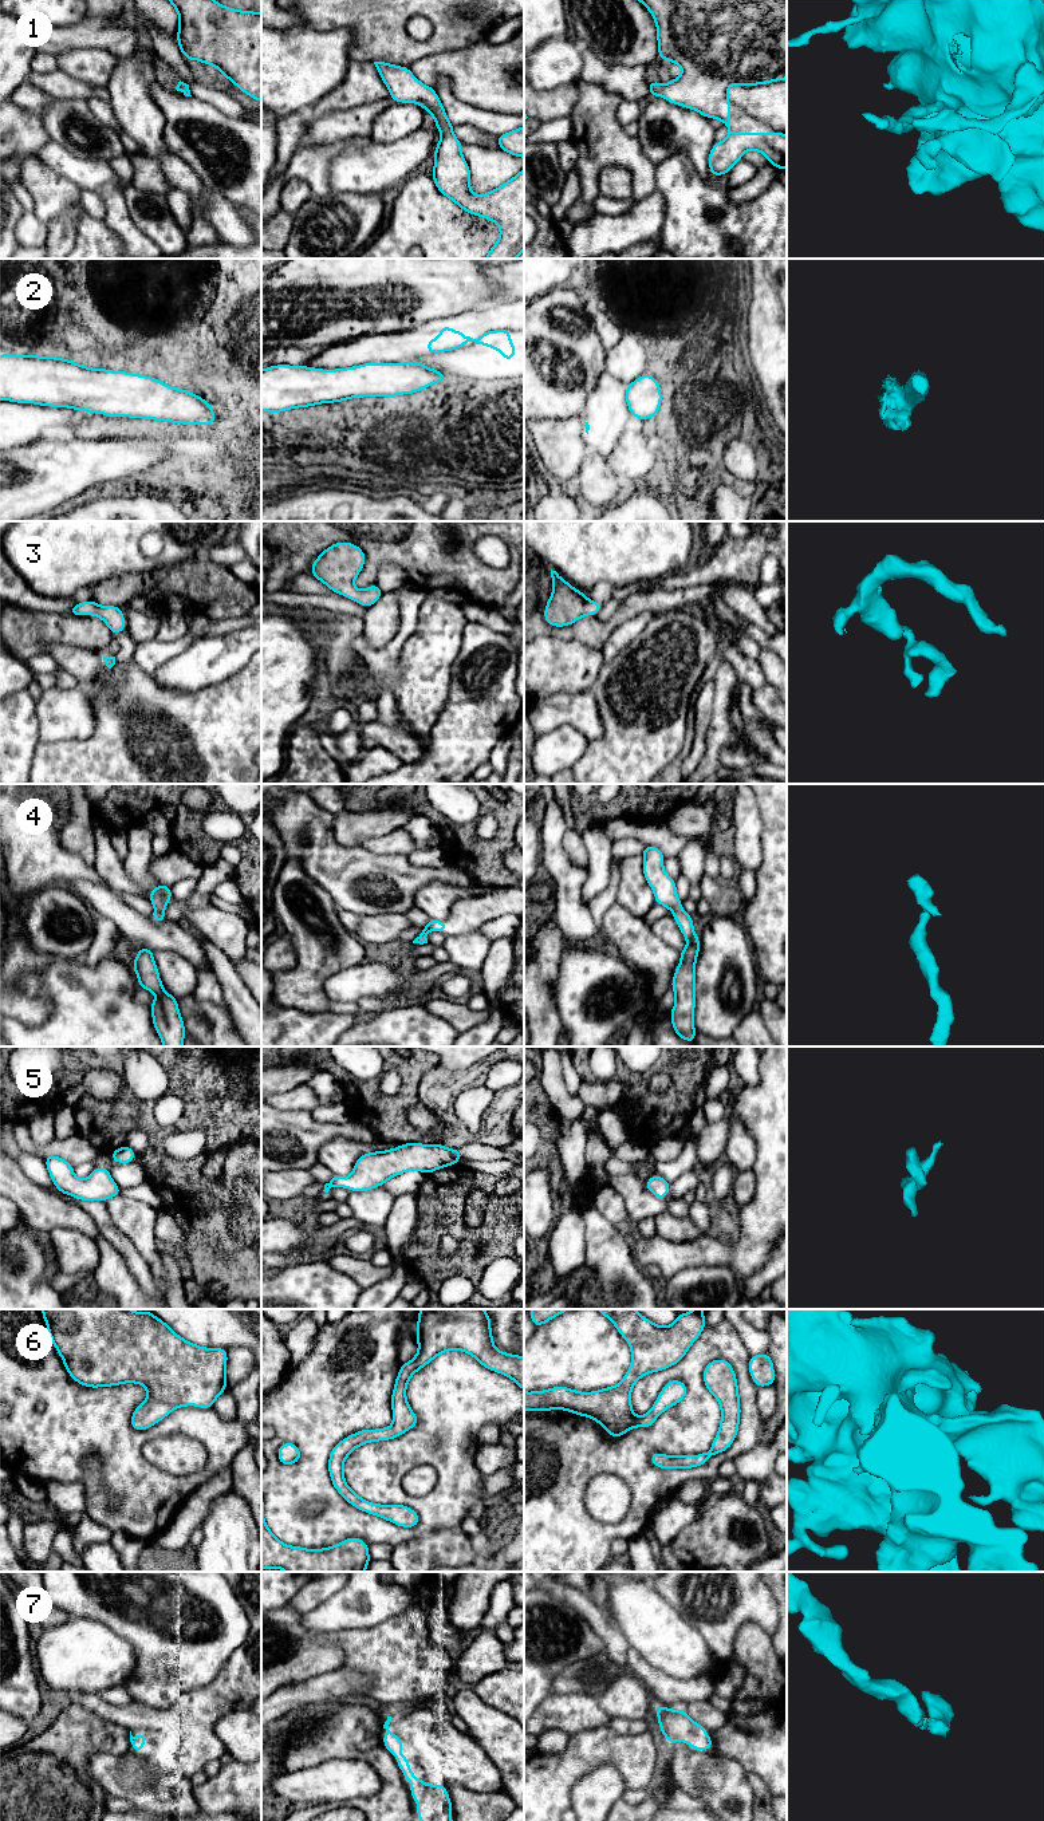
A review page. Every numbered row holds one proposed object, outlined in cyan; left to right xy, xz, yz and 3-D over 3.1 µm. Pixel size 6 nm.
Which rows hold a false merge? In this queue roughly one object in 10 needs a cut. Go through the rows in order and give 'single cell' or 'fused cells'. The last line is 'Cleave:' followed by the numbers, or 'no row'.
1: single cell
2: single cell
3: single cell
4: single cell
5: single cell
6: single cell
7: single cell
Cleave: no row

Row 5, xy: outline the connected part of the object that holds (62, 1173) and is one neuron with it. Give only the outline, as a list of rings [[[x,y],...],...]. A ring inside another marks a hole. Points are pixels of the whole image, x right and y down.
[[[48,1154],[44,1160],[55,1187],[66,1195],[72,1195],[79,1201],[98,1199],[105,1202],[122,1194],[107,1167],[94,1168],[82,1181],[75,1176],[74,1167],[67,1160]]]

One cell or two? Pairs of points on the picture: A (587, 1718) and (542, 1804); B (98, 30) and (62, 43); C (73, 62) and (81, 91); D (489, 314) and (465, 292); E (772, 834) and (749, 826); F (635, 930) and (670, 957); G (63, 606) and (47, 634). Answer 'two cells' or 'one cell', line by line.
A: two cells
B: one cell
C: two cells
D: two cells
E: two cells
F: one cell
G: two cells

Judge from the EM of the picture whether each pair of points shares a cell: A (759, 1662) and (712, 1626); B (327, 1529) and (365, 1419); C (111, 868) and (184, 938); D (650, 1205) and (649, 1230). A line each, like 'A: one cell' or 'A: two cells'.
A: two cells
B: one cell
C: two cells
D: two cells

